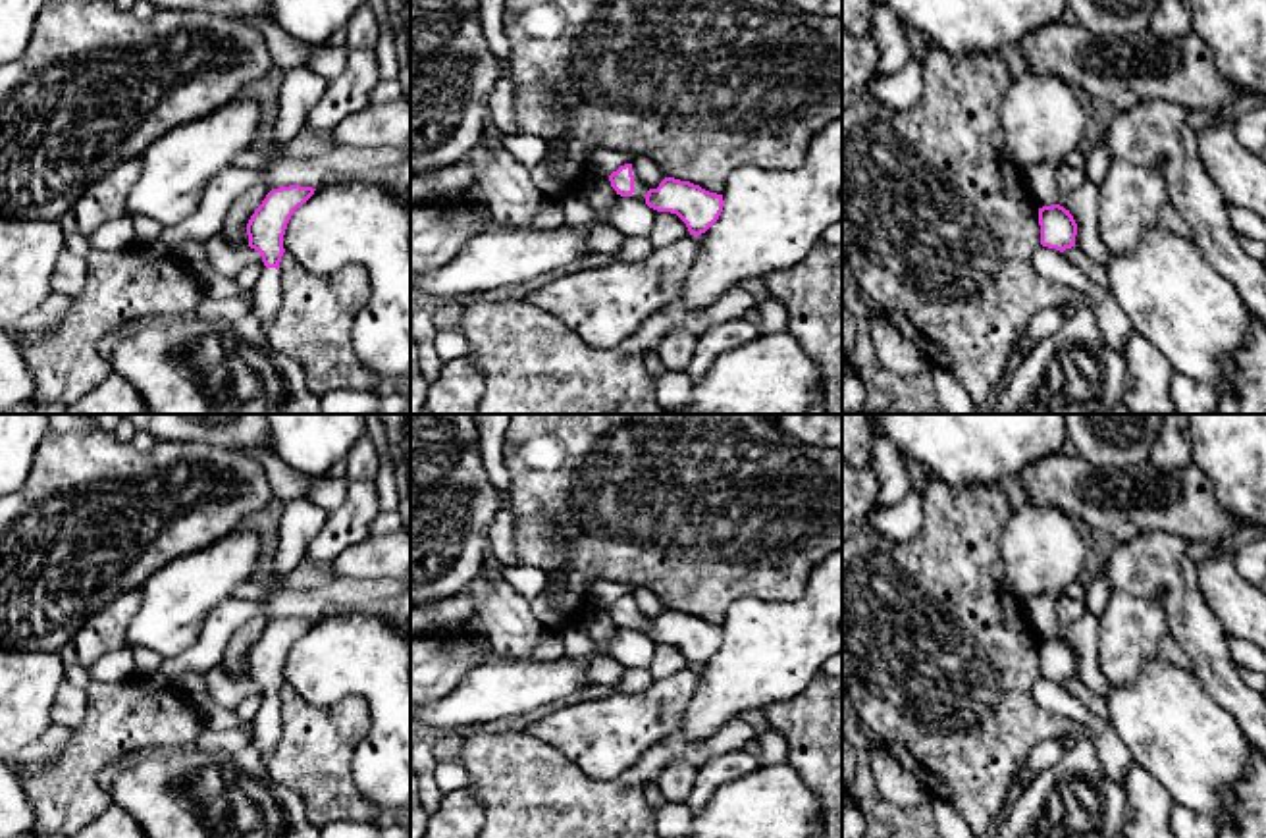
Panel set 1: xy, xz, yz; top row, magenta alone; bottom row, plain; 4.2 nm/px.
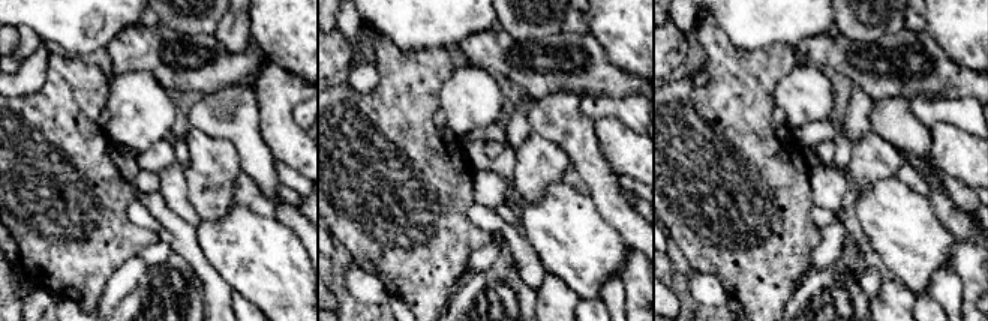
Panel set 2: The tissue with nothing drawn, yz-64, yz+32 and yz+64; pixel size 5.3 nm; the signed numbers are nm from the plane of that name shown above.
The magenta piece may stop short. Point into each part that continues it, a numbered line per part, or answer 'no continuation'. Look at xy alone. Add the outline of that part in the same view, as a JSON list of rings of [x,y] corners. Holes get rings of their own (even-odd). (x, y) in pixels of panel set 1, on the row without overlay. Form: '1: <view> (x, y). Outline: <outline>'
1: xy (266, 729). Outline: [[[264,699],[249,728],[252,732],[254,749],[268,761],[281,738],[281,703]]]

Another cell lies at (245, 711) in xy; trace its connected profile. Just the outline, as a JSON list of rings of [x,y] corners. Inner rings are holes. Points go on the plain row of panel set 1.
[[[264,694],[254,695],[254,697],[247,697],[245,701],[241,701],[235,709],[233,715],[237,717],[237,720],[243,726],[251,726],[251,722],[256,719],[260,705],[264,701]]]

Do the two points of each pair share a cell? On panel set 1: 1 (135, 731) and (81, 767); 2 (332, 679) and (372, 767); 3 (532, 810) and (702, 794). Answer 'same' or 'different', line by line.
1: same
2: same
3: different

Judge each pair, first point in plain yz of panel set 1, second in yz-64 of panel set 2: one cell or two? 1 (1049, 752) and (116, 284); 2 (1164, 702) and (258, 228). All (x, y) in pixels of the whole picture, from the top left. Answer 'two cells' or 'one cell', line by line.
1: one cell
2: one cell

